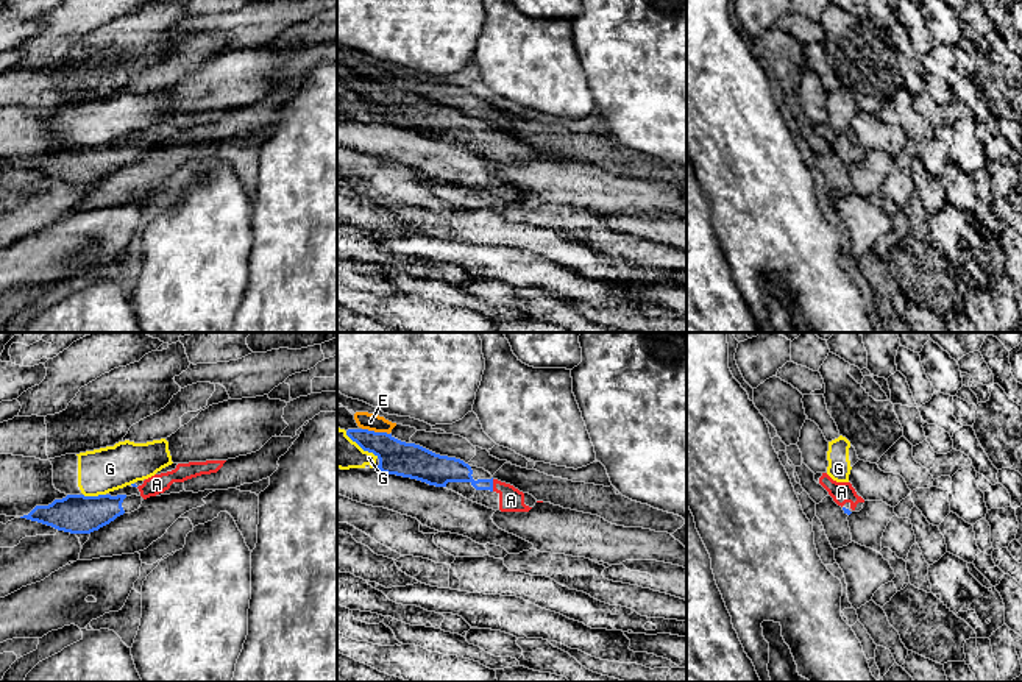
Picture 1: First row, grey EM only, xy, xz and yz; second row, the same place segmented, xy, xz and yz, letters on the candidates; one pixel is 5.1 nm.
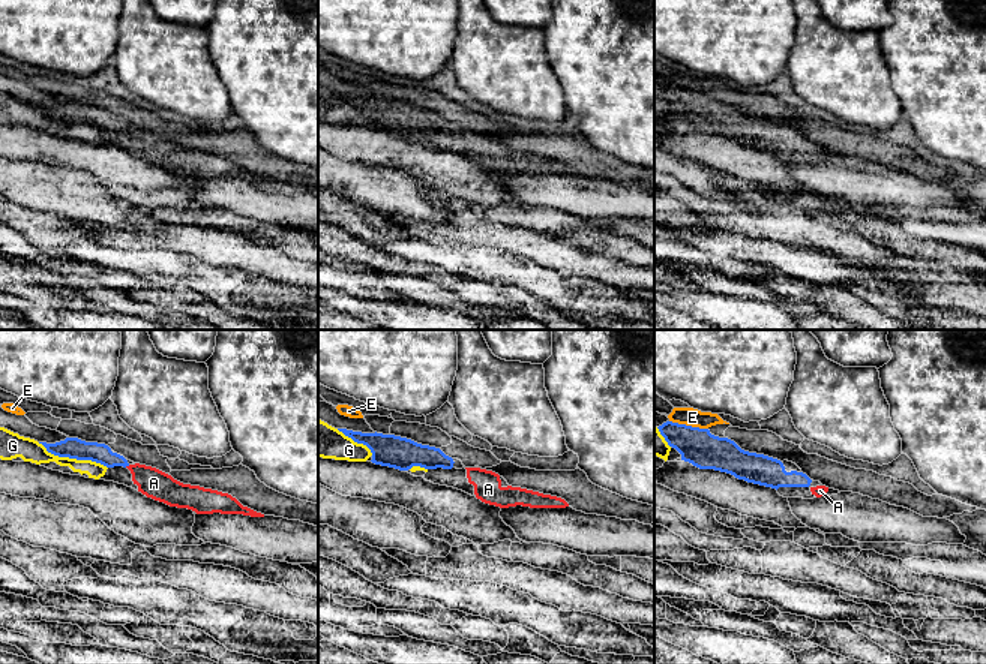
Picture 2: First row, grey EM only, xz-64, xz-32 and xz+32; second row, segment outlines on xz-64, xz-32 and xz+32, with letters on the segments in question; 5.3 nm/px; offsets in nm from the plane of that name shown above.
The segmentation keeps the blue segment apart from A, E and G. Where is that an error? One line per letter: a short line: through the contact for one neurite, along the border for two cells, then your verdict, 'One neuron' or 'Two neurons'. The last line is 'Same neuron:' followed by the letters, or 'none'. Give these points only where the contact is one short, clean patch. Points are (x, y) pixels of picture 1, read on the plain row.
A: Line: xz (447, 119), (492, 136), (510, 150). One neuron
E: Line: xz (362, 78), (389, 85). Two neurons
G: Two neurons
Same neuron: A

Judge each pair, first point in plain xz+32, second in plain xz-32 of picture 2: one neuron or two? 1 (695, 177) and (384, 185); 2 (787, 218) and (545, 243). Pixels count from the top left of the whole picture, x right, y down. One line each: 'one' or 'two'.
1: one
2: one

